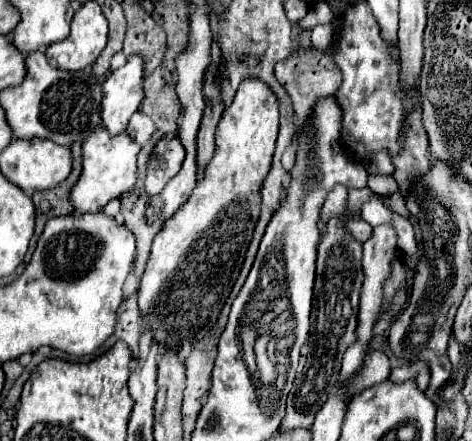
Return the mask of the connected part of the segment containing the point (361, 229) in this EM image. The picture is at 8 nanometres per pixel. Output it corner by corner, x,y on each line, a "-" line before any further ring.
347,220
345,222
345,230
359,242
365,242
373,232
373,228
365,220
359,220
359,222
357,220

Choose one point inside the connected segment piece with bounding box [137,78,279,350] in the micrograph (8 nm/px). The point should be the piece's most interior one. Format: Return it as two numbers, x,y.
195,260

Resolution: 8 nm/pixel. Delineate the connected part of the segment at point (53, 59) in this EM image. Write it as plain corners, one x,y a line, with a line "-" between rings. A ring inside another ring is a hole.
85,2
73,16
71,34
63,42
49,44
47,60
67,72
93,66
107,44
107,20
97,2

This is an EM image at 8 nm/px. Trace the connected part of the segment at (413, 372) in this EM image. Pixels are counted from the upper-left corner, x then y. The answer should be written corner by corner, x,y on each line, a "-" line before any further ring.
405,364
405,366
399,366
399,368
393,368
391,370
391,376
389,376
391,382
407,382
407,380
415,380
417,386
427,386
429,382
429,368
427,364

